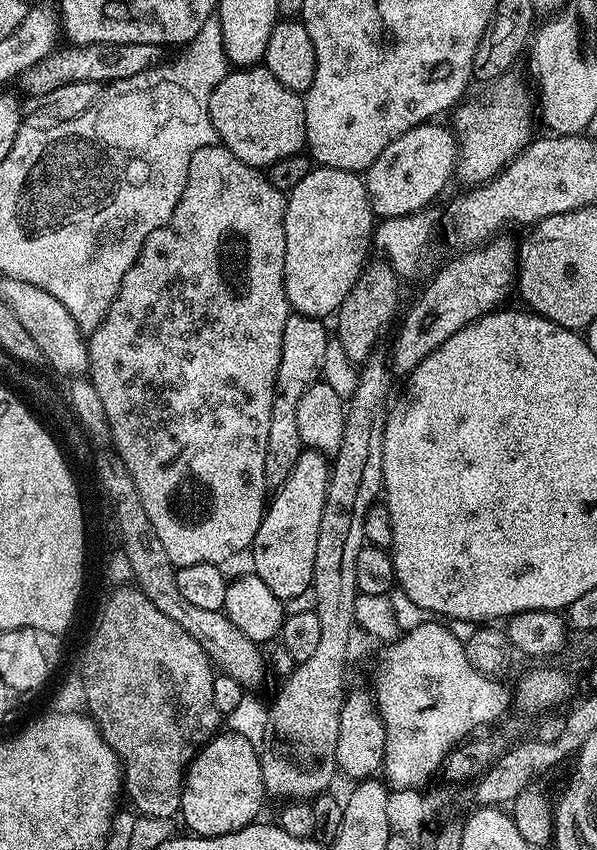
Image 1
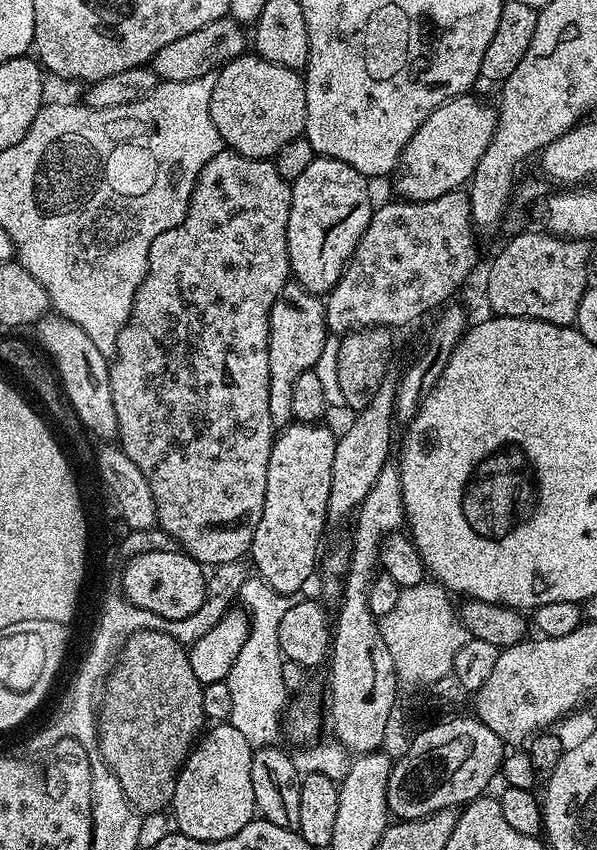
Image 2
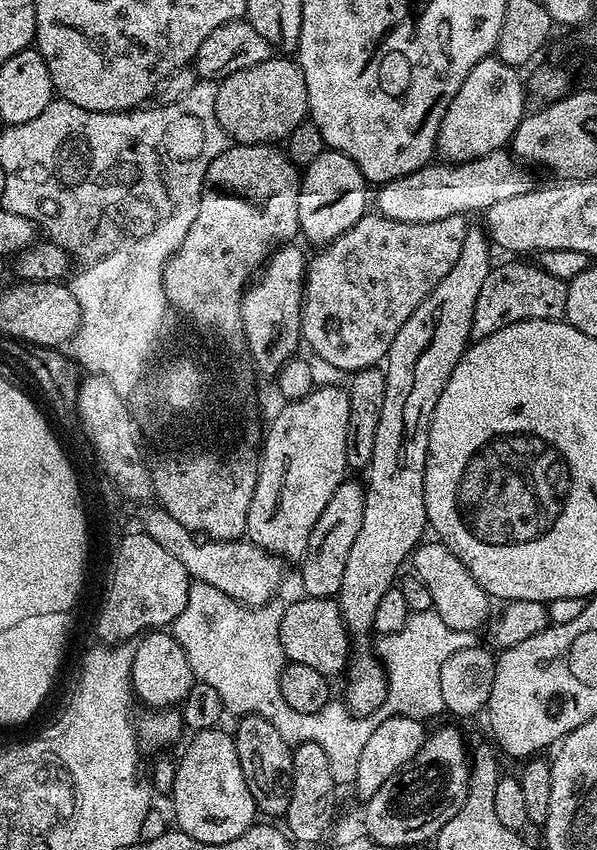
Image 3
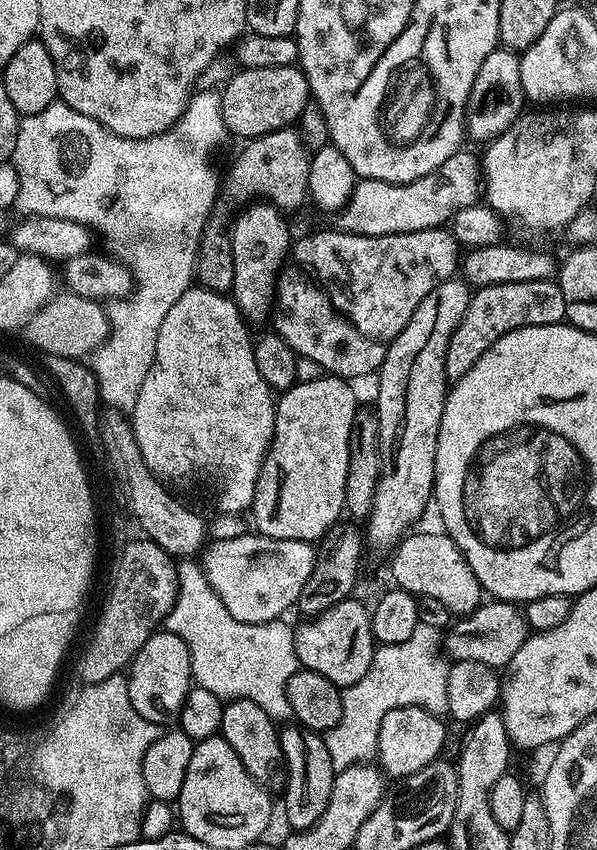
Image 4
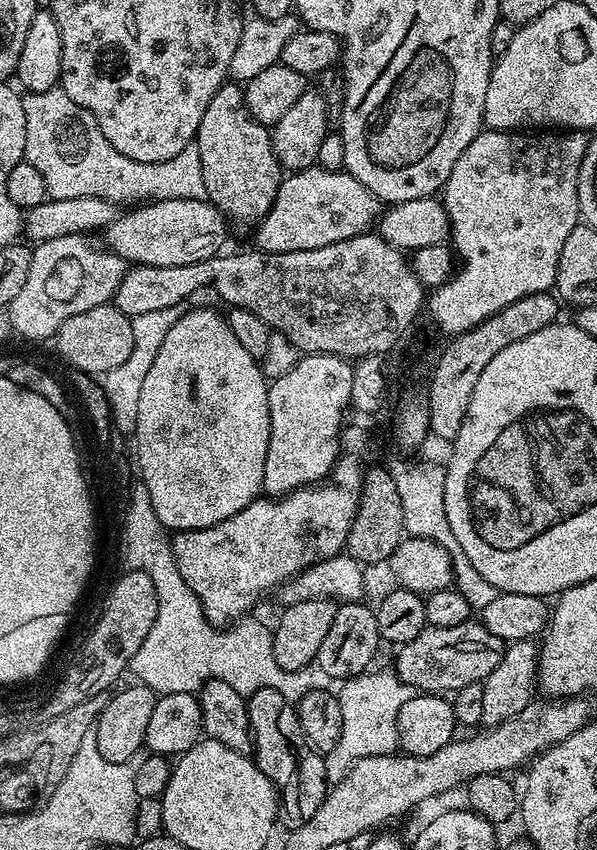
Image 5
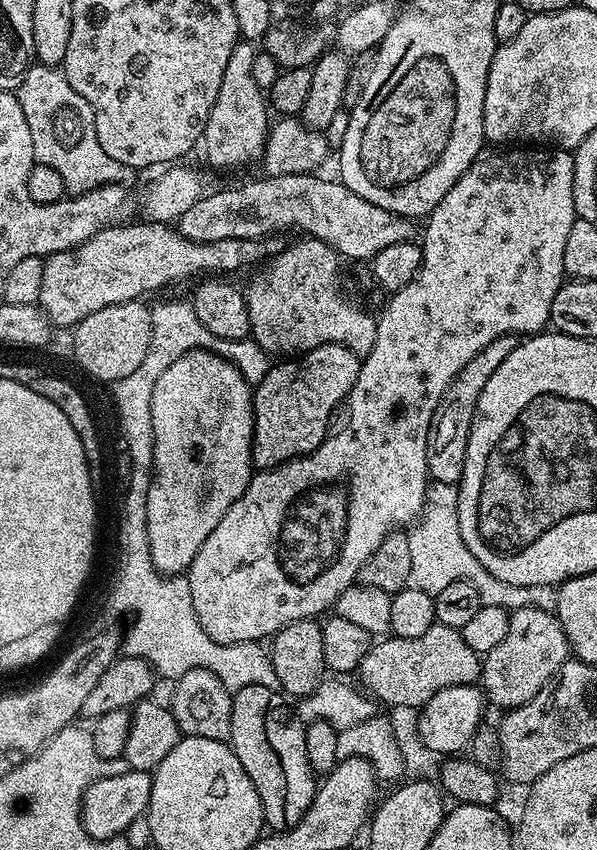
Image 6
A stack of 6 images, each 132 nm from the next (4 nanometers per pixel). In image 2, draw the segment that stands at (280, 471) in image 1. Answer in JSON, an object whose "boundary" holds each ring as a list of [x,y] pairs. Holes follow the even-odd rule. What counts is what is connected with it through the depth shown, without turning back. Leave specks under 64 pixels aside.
{"boundary":[[[289,282],[278,294],[270,310],[268,349],[270,350],[270,422],[273,429],[283,430],[293,423],[290,401],[298,374],[316,367],[322,350],[330,339],[328,319],[324,317],[325,301],[301,284]]]}

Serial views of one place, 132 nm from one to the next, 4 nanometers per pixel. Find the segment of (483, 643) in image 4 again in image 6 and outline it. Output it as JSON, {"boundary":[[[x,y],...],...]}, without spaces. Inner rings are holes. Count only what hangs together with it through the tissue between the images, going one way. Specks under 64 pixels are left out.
{"boundary":[[[435,623],[418,638],[389,635],[377,639],[366,658],[362,658],[358,677],[381,705],[421,709],[434,694],[438,694],[438,690],[446,690],[446,686],[476,684],[480,680],[481,667],[481,653],[466,646],[466,638],[462,638],[459,630]]]}

